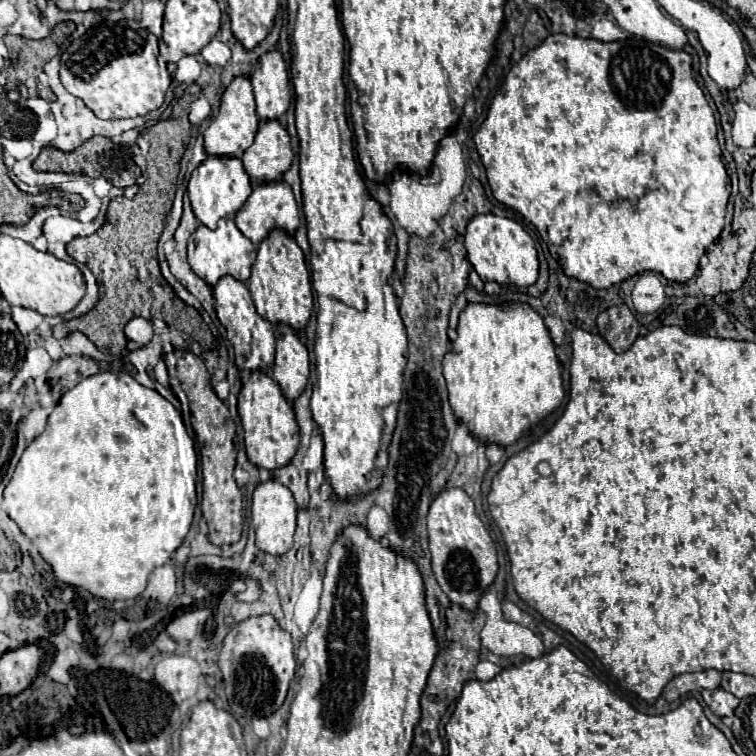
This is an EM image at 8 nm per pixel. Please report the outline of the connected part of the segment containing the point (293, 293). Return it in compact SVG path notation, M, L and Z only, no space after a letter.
M272 230L268 238L258 246L258 256L252 266L248 288L256 304L256 310L264 320L272 324L284 322L296 332L302 332L302 328L308 324L308 318L312 314L310 274L302 250L298 248L296 240L292 240L292 236L288 236L286 232Z

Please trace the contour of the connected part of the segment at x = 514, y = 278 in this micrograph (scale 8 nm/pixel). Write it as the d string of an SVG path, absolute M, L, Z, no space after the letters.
M478 214L468 222L464 246L468 250L468 260L478 272L478 276L486 282L512 282L516 286L530 286L538 278L538 256L536 244L530 234L512 218L496 216L496 214Z

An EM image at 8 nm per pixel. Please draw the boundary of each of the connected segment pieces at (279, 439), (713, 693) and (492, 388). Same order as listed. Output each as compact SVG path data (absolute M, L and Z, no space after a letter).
M262 372L250 374L248 382L242 386L238 396L238 414L244 428L244 446L246 446L248 460L254 466L270 472L288 466L298 450L300 436L298 436L294 410L290 402L284 398L278 384L270 376Z
M716 688L716 690L702 690L702 698L704 702L708 704L708 708L716 714L716 716L732 716L736 706L738 706L738 698L722 688Z
M504 302L504 304L472 304L460 312L458 338L452 350L444 356L444 378L450 392L450 406L456 418L466 420L470 432L480 440L508 446L522 438L536 422L556 410L564 398L560 362L556 358L556 346L542 316L528 304Z

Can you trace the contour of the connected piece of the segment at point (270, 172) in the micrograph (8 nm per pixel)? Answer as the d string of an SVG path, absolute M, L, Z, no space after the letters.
M270 120L260 124L254 144L242 156L242 164L252 186L262 186L280 180L290 168L292 158L288 132L278 120Z

